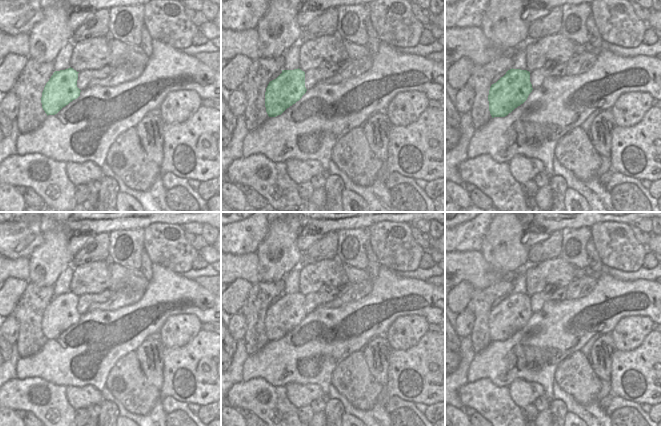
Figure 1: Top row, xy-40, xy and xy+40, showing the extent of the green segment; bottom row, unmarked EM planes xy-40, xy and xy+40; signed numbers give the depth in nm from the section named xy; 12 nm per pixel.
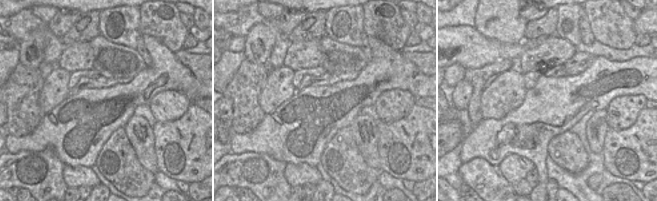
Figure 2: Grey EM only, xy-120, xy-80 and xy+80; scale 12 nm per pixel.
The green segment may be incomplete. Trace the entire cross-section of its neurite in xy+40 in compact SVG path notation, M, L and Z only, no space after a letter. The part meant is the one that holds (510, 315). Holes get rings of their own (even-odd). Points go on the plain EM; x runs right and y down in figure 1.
M510 293L489 314L489 335L494 341L505 341L523 328L532 316L530 296Z

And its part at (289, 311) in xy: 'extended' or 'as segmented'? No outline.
as segmented

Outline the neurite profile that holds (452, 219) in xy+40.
M445 212L445 229L467 222L480 213L481 212Z

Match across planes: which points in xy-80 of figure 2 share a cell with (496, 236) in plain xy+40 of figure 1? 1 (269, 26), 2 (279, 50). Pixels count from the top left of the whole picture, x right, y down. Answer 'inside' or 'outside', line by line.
1: inside
2: outside

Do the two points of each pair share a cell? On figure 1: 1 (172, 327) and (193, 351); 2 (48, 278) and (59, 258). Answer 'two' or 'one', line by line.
1: two
2: one

